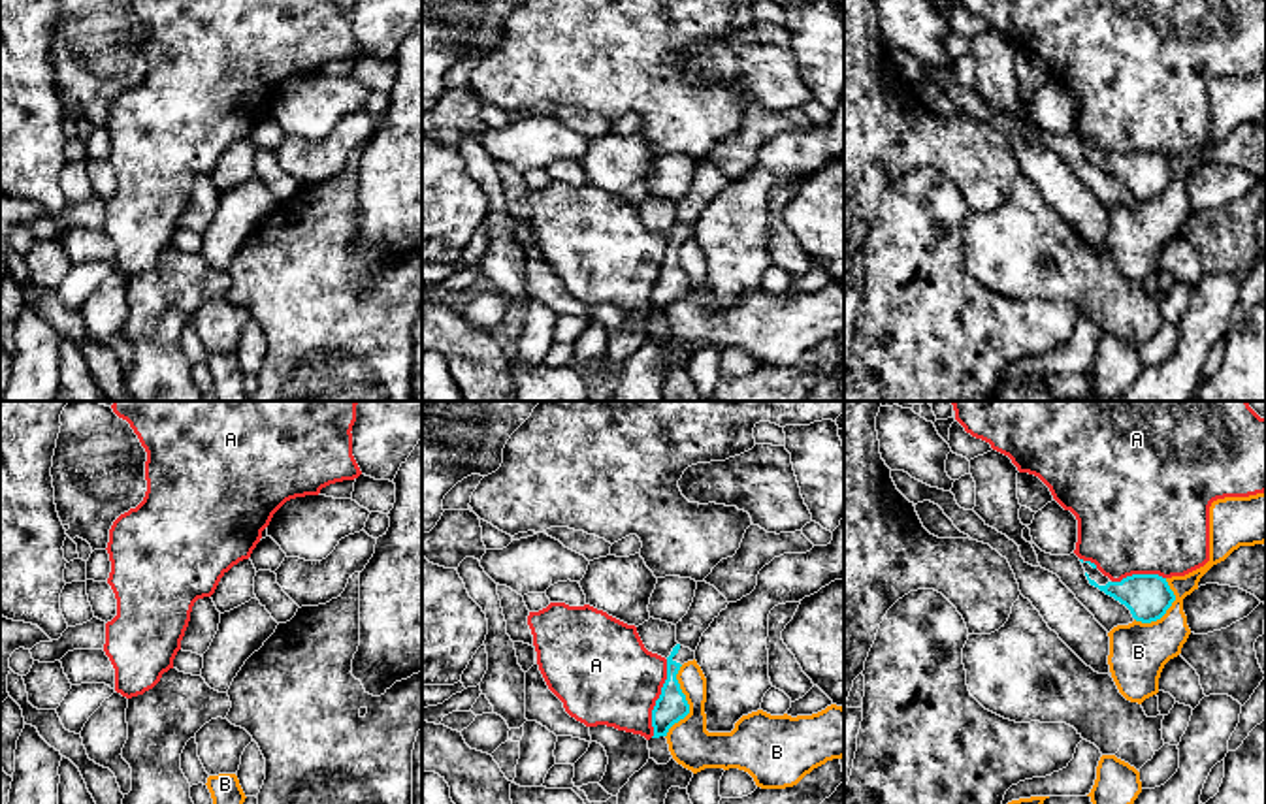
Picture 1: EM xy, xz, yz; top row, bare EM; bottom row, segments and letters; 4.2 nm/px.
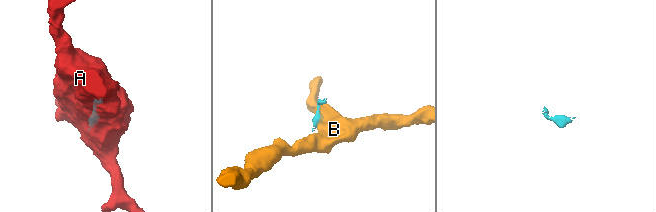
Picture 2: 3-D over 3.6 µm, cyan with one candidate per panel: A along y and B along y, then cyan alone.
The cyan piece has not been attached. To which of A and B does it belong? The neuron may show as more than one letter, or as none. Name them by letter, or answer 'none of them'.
none of them

